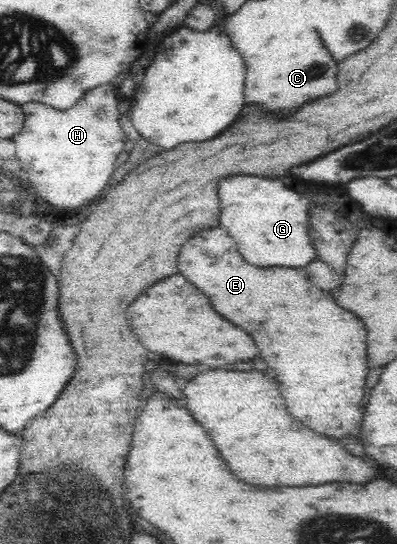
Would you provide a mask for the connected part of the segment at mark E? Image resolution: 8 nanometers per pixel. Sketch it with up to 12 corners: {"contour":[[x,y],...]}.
{"contour":[[222,226],[178,270],[254,336],[294,418],[360,440],[366,328]]}

